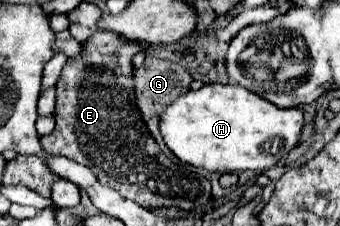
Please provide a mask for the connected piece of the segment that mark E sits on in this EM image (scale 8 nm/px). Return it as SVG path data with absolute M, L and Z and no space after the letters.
M98 31L84 45L84 55L80 59L68 59L64 67L64 75L60 75L56 83L56 129L50 135L40 137L40 145L48 155L66 157L76 163L86 165L100 179L100 183L118 191L122 197L136 201L144 209L194 209L208 203L212 185L210 181L194 171L192 167L180 167L170 161L164 151L158 147L156 139L148 131L140 109L136 107L134 92L132 58L138 51L144 51L140 43L132 43L130 39L120 39L114 31Z

